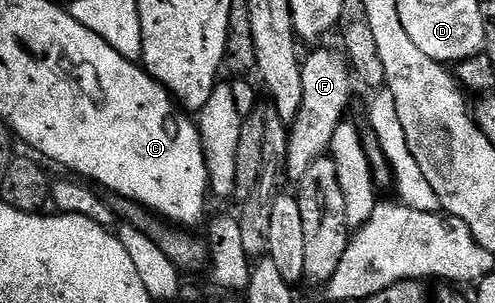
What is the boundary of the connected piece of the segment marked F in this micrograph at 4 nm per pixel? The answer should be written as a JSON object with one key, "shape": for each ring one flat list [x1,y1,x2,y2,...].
{"shape":[[339,49,316,50,302,62,302,108,296,121,291,123,287,177,298,180,306,176,306,168,314,160,329,153,328,145,334,136,334,128,345,121,344,109,352,98,354,70,347,57]]}

